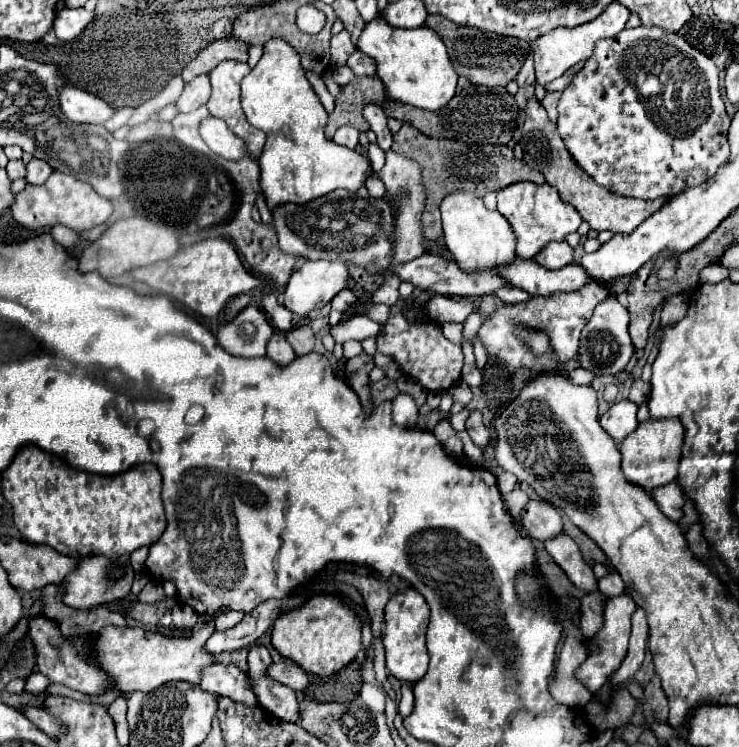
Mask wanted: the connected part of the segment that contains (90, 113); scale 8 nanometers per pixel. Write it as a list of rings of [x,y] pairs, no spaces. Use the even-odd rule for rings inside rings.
[[[64,85],[60,89],[60,109],[74,123],[104,123],[114,109],[104,103],[100,97],[94,97],[82,89],[72,85]]]

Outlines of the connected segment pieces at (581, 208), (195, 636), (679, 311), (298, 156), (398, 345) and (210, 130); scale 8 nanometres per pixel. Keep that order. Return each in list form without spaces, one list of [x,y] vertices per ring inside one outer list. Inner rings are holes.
[[[532,97],[528,99],[526,107],[524,107],[524,127],[522,127],[522,139],[520,145],[524,149],[524,161],[544,173],[546,183],[556,187],[560,197],[564,199],[564,203],[570,203],[586,223],[590,223],[592,229],[596,231],[612,231],[612,233],[632,233],[644,219],[648,219],[652,213],[656,213],[664,203],[666,197],[660,197],[656,201],[642,201],[642,199],[628,199],[628,197],[620,197],[600,185],[596,185],[592,181],[592,177],[588,177],[580,167],[576,167],[576,163],[572,161],[570,153],[564,147],[562,137],[556,131],[556,125],[548,119],[544,107]]]
[[[200,617],[192,629],[192,637],[166,637],[162,633],[144,631],[140,627],[104,627],[92,633],[96,643],[96,657],[100,657],[98,669],[102,669],[112,685],[118,685],[120,691],[152,691],[170,681],[188,681],[198,685],[202,669],[214,661],[214,657],[204,649],[204,643],[214,633],[214,619]]]
[[[674,295],[670,297],[664,307],[662,307],[662,313],[660,313],[660,325],[666,327],[666,325],[672,325],[676,321],[680,321],[688,311],[688,301],[684,295]]]
[[[270,39],[264,45],[264,55],[256,63],[256,67],[242,79],[242,109],[246,113],[248,123],[266,133],[266,145],[262,155],[258,157],[258,165],[260,187],[270,209],[288,201],[292,203],[312,201],[334,189],[358,189],[360,185],[364,185],[366,171],[370,169],[368,159],[362,153],[356,153],[348,147],[340,147],[324,137],[328,113],[322,107],[312,85],[308,83],[298,53],[284,39]]]
[[[398,307],[390,309],[390,319],[378,333],[378,351],[392,357],[408,377],[416,379],[430,391],[450,389],[454,383],[458,383],[462,373],[462,347],[450,343],[436,323],[408,323]]]
[[[208,115],[202,123],[200,123],[200,135],[204,139],[204,143],[218,153],[224,159],[230,161],[238,161],[240,157],[248,155],[244,141],[236,135],[232,135],[232,131],[228,129],[228,125],[220,119],[220,117],[212,117]]]

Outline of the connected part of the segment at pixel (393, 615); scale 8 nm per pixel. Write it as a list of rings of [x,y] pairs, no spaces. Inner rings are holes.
[[[406,589],[402,593],[396,593],[386,605],[386,617],[384,617],[384,651],[386,651],[386,667],[390,675],[394,675],[402,683],[414,685],[426,675],[428,669],[428,649],[426,649],[426,627],[430,621],[430,609],[426,599],[416,589]]]

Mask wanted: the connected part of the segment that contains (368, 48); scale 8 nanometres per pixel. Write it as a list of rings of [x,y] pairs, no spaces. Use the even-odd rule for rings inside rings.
[[[376,17],[366,23],[366,29],[358,39],[358,51],[374,59],[376,75],[382,79],[384,93],[390,97],[390,101],[394,99],[418,109],[436,111],[444,107],[456,93],[458,75],[450,65],[442,39],[432,29],[396,29],[390,27],[382,17]]]

